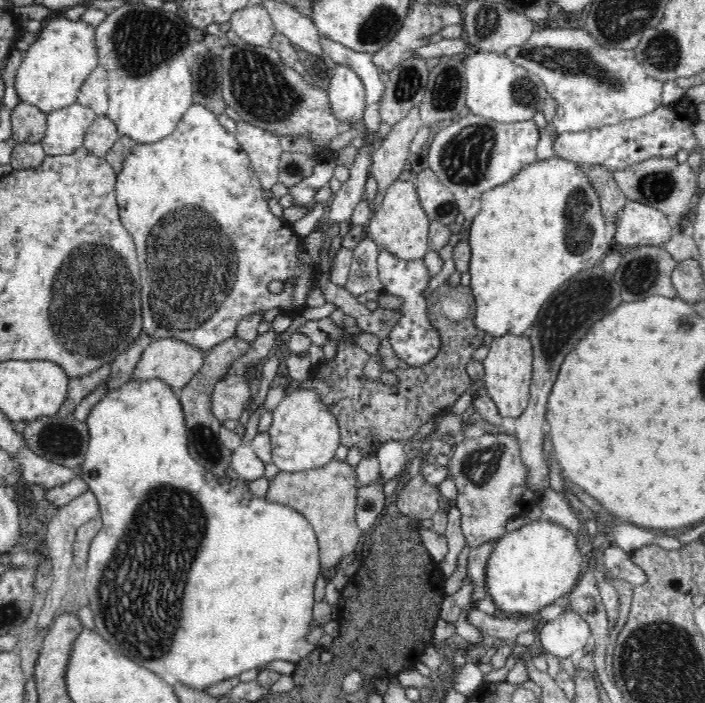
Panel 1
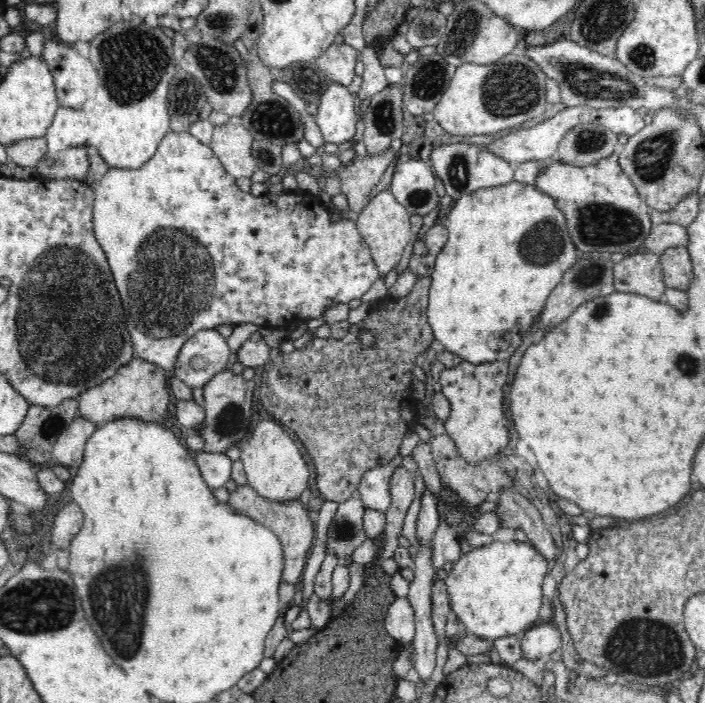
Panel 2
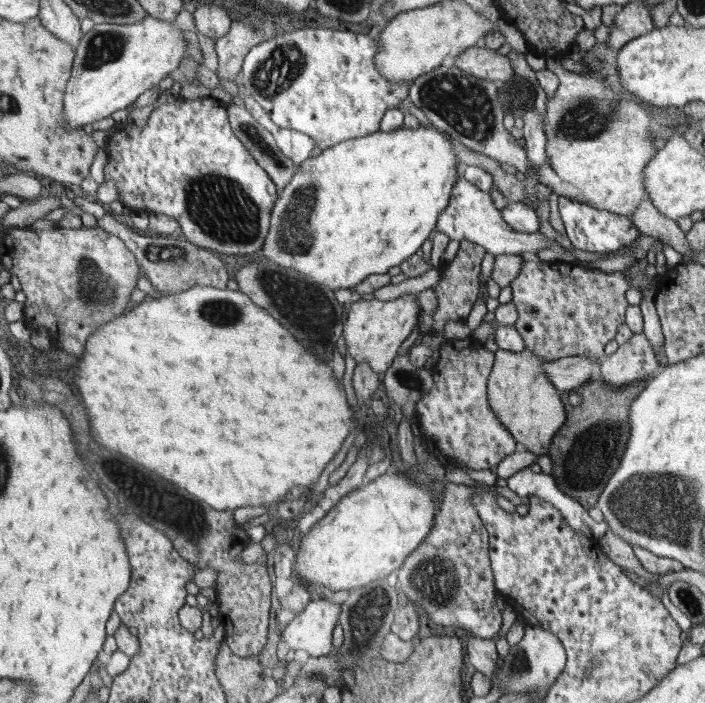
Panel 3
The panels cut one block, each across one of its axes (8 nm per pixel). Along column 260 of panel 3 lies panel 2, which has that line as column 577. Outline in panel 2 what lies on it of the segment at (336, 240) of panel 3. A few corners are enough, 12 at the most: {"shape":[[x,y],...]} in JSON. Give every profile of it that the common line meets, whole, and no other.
{"shape":[[514,181],[441,224],[428,322],[468,363],[508,360],[581,255]]}

